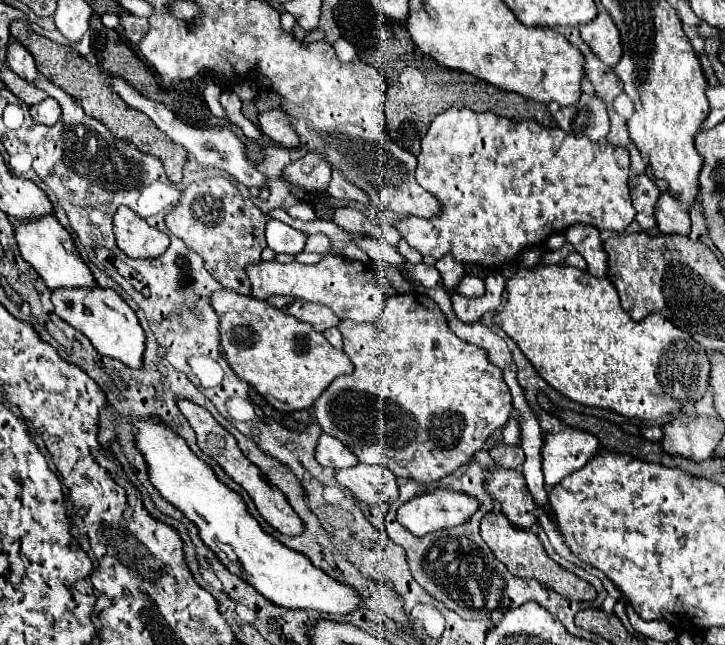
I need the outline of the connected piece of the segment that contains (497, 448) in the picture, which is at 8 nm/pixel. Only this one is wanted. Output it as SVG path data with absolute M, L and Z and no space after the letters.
M493 445L489 449L489 455L497 465L503 465L509 469L519 469L519 465L523 463L523 451L513 445Z

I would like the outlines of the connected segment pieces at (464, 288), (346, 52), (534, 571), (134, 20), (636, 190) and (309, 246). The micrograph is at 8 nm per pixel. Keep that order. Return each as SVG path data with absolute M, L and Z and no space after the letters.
M465 275L457 287L457 293L465 297L479 297L485 293L485 283L475 275Z
M337 39L333 43L333 49L335 49L337 59L343 61L343 63L349 63L355 57L355 47L349 41L345 41L345 39Z
M487 513L481 519L481 537L487 543L487 547L491 549L491 553L509 569L511 575L521 577L521 579L537 579L547 589L553 589L559 595L575 599L575 601L593 601L597 597L597 591L593 585L589 585L587 581L579 579L577 575L569 573L569 571L565 571L555 561L551 561L549 555L545 553L541 541L537 539L537 535L527 533L523 529L515 529L503 513Z
M121 13L119 15L119 25L123 27L125 37L127 37L129 43L139 43L143 33L147 31L147 19L131 15L131 13Z
M647 173L631 175L631 179L629 179L629 195L631 195L633 207L637 211L635 221L641 225L643 231L653 231L655 229L653 207L655 207L657 199L659 199L657 185L649 179Z
M309 235L307 241L305 241L305 251L327 255L327 251L329 251L329 239L325 235Z

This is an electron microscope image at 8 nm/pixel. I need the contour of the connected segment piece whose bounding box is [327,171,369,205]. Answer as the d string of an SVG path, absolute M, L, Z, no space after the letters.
M333 171L333 179L327 187L327 193L335 199L343 199L343 201L355 201L361 205L369 205L369 197L355 185L347 183L341 175L341 171Z

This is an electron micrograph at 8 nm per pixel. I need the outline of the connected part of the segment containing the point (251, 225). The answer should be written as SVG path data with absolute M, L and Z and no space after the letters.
M211 177L187 185L179 203L165 215L167 229L177 235L189 249L199 253L207 271L225 289L249 295L249 281L243 267L253 261L261 261L265 245L267 217L243 197L241 191L227 177Z

